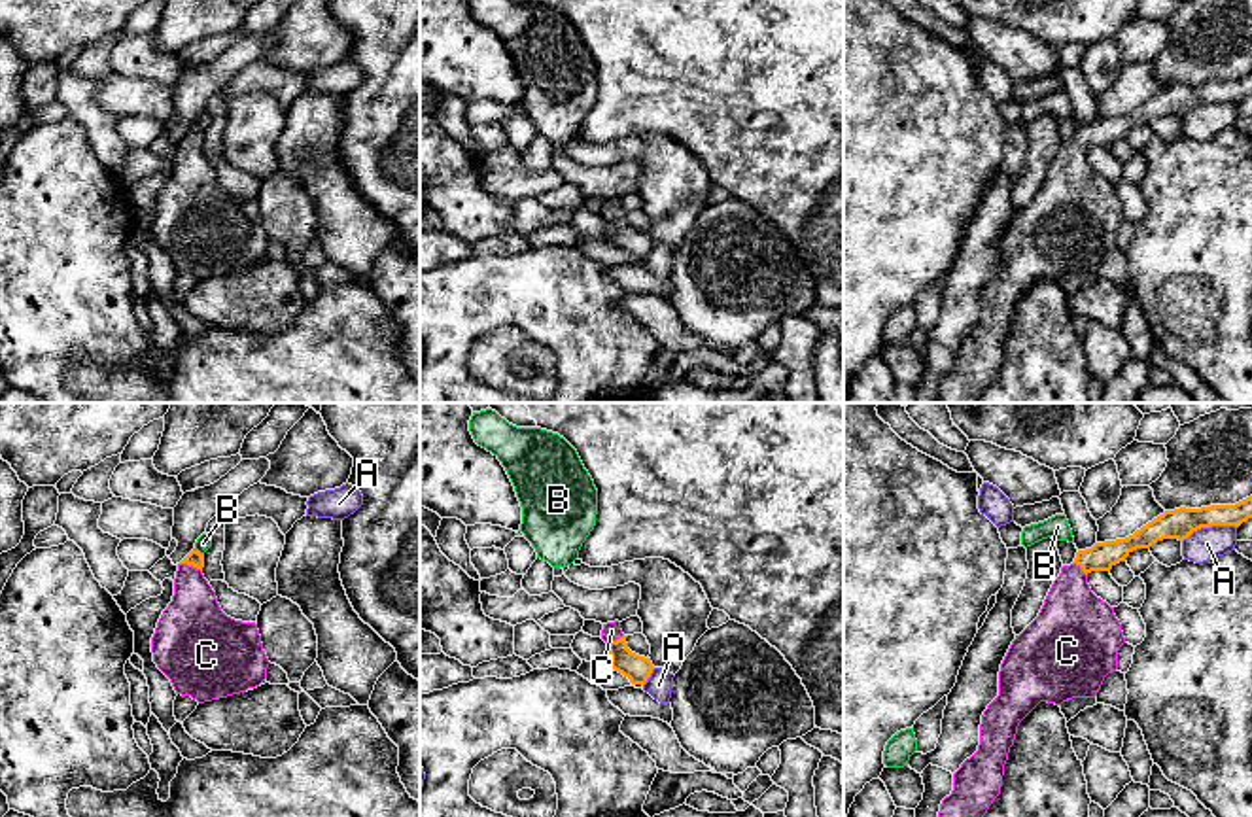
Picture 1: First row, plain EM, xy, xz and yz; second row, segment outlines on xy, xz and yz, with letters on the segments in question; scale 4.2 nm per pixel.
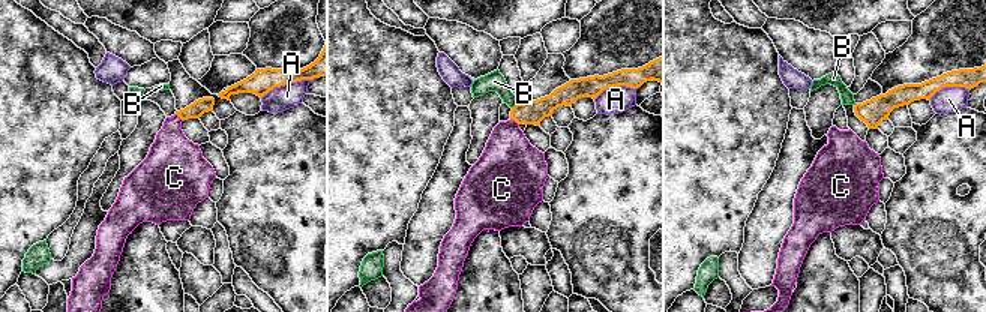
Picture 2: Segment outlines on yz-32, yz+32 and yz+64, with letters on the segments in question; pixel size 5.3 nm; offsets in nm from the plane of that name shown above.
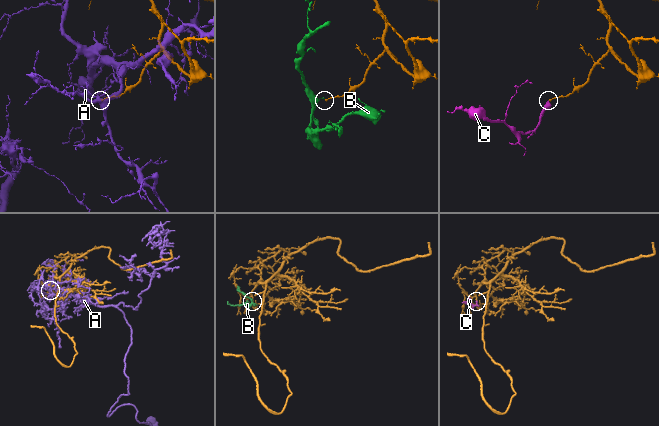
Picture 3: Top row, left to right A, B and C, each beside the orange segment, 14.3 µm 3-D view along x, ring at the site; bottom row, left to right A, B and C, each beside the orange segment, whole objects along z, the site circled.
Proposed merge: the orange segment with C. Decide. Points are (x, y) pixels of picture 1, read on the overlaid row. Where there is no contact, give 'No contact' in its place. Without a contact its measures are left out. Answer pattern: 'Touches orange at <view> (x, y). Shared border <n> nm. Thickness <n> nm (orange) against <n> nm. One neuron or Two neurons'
Touches orange at xy (191, 564). Shared border 100 nm. Thickness 70 nm (orange) against 260 nm. One neuron

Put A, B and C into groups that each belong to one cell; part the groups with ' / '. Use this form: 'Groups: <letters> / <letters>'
Groups: A / B / C

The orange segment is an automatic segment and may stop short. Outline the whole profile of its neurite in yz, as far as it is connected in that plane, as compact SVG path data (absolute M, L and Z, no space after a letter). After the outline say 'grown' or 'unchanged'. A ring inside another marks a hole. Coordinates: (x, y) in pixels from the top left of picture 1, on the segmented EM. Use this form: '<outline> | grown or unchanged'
M1252 495L1235 505L1165 511L1133 535L1095 543L1078 550L1070 565L1063 565L1053 581L1038 617L1012 641L999 671L999 696L987 705L980 724L978 751L953 774L953 791L940 804L938 817L983 817L1000 794L1004 764L1019 722L1040 704L1061 705L1072 698L1095 698L1104 677L1118 669L1118 651L1125 643L1114 607L1097 598L1089 584L1091 571L1110 571L1137 548L1150 548L1163 539L1188 539L1193 531L1212 526L1235 526L1252 518Z | grown

